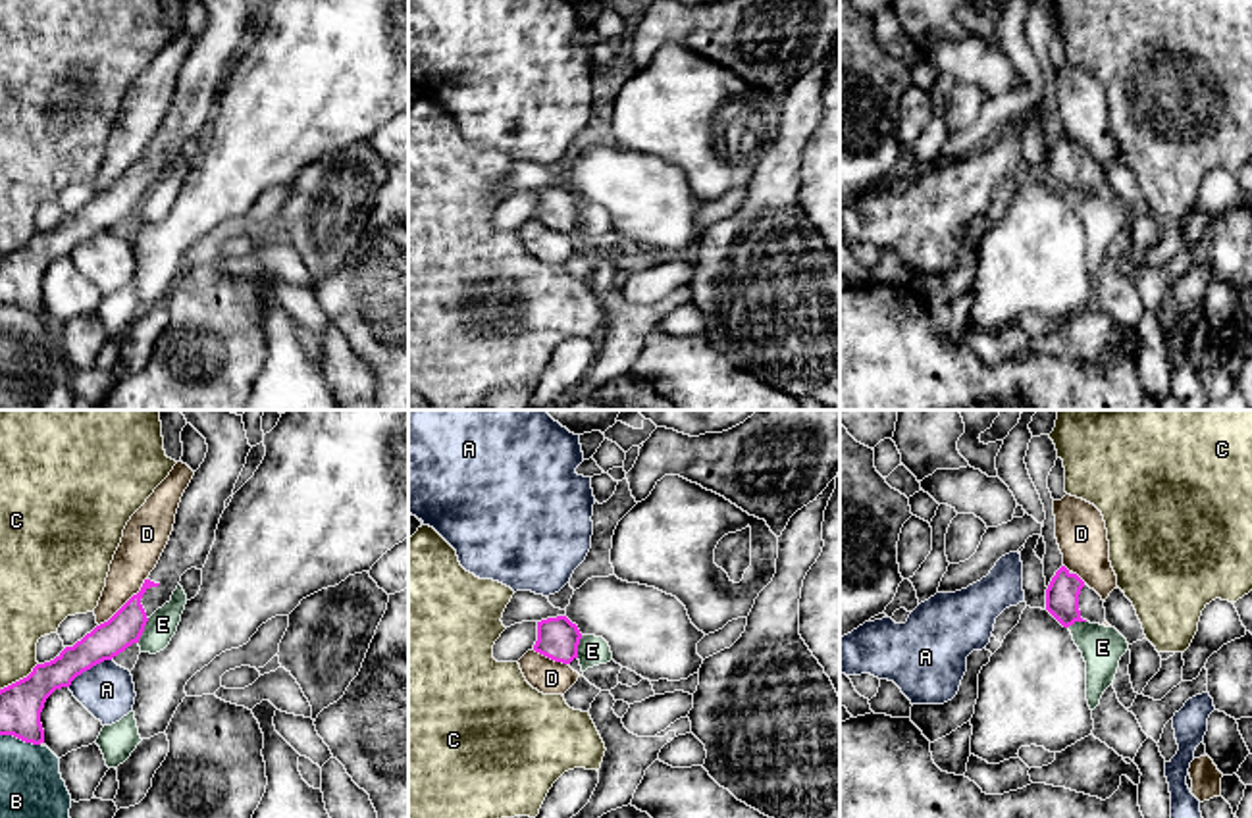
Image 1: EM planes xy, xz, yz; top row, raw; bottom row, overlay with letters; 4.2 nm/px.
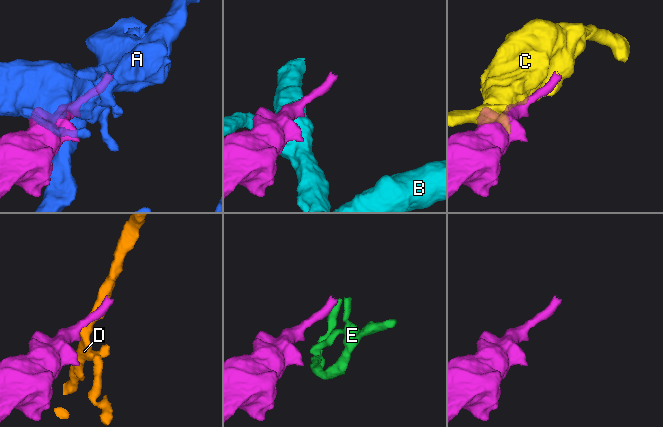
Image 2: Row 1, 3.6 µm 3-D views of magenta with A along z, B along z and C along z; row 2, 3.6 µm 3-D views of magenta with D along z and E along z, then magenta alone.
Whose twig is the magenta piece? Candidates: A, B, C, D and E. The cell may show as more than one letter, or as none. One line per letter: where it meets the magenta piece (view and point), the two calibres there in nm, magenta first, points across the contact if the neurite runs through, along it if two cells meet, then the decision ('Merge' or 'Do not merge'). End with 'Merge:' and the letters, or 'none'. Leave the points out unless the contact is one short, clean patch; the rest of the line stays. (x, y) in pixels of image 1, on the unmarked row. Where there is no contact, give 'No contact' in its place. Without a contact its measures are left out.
A: Touches magenta at xy (89, 237). Thickness 150 nm (magenta) against 220 nm. Do not merge
B: Touches magenta at xy (20, 306). Thickness 180 nm (magenta) against 280 nm. Do not merge
C: Touches magenta at xy (20, 249). Thickness 180 nm (magenta) against 200 nm. Do not merge
D: Touches magenta at xy (126, 172). Thickness 150 nm (magenta) against 180 nm. Do not merge
E: Touches magenta at xy (143, 199). Thickness 150 nm (magenta) against 120 nm. Boundary: xy (149, 187), (137, 210). Do not merge
Merge: none

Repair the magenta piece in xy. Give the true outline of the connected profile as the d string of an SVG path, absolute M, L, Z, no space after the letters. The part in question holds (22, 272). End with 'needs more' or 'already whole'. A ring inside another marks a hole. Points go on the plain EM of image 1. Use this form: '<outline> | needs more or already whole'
M247 0L198 2L206 8L208 21L181 65L173 100L156 137L108 191L65 216L54 229L37 233L27 246L0 258L0 304L44 312L40 281L46 268L56 258L69 256L83 241L139 212L148 187L171 169L181 144L191 137L204 137L225 69L233 64L252 15Z | needs more

